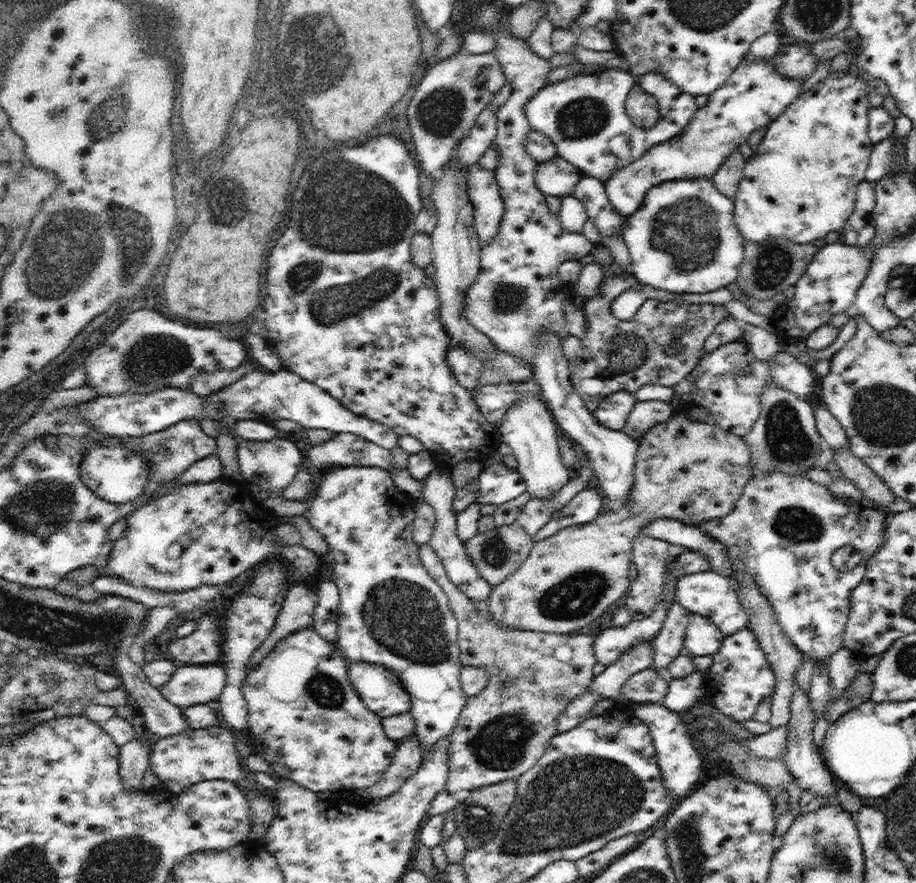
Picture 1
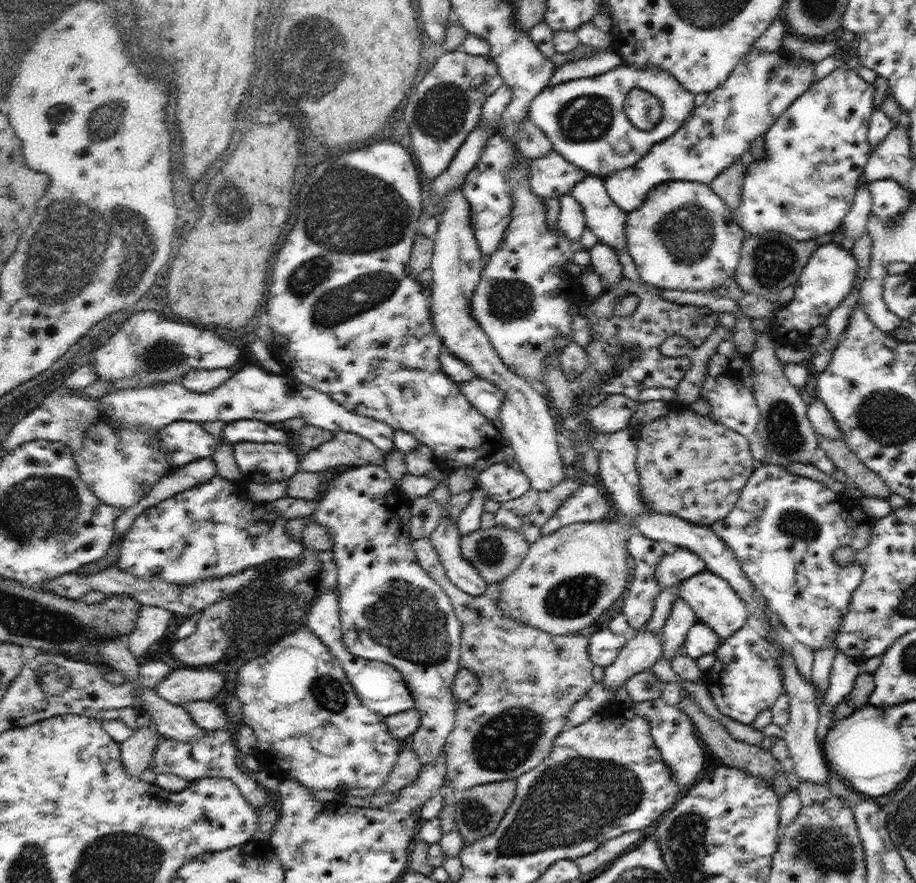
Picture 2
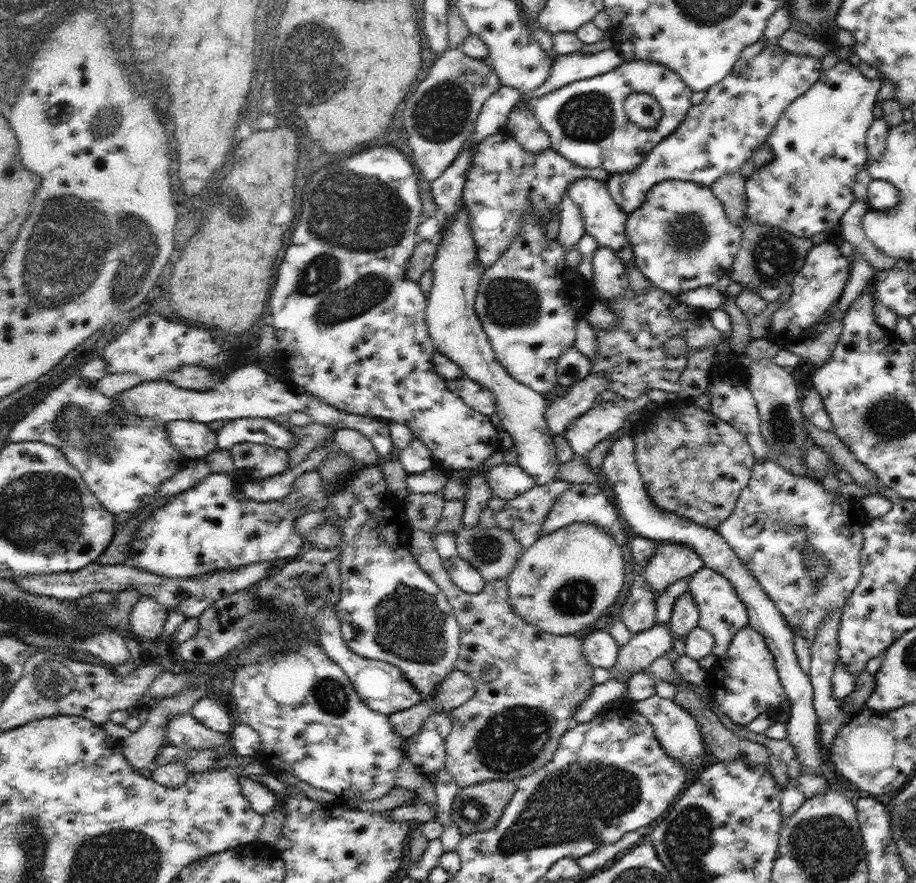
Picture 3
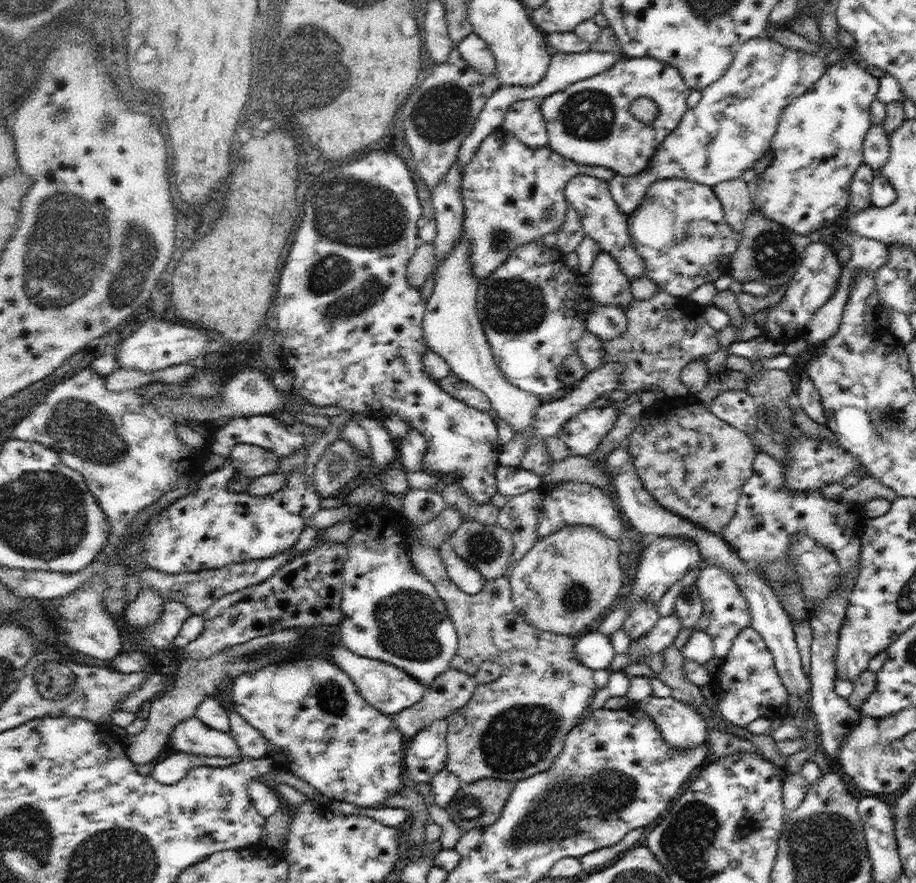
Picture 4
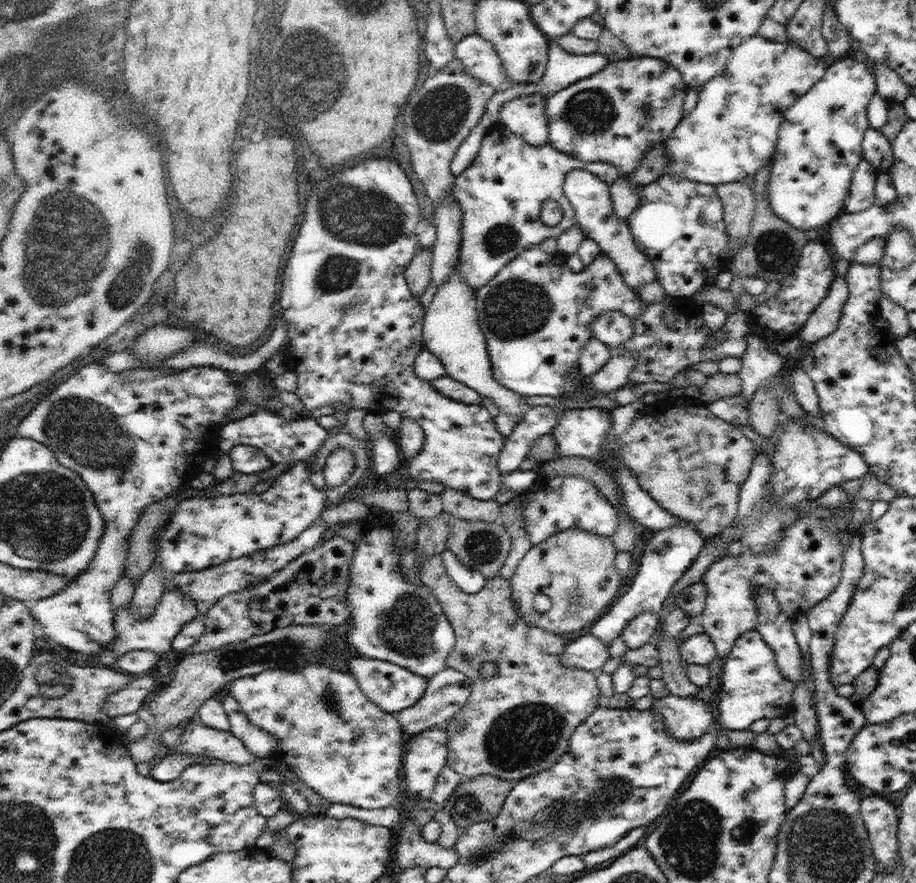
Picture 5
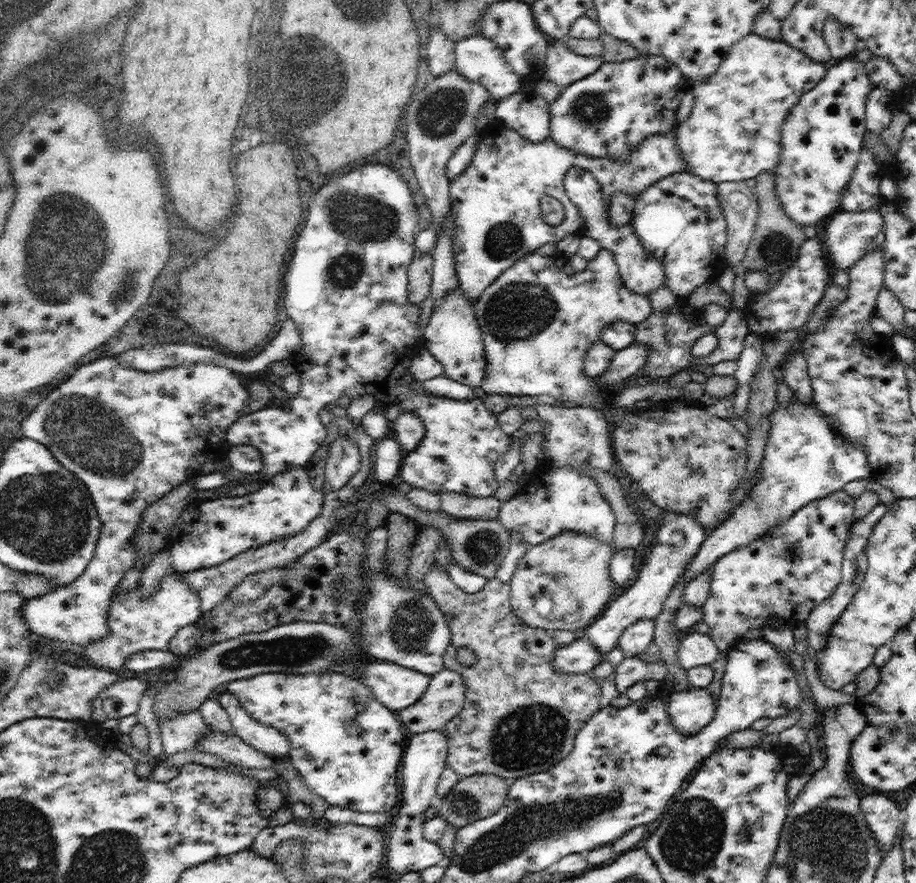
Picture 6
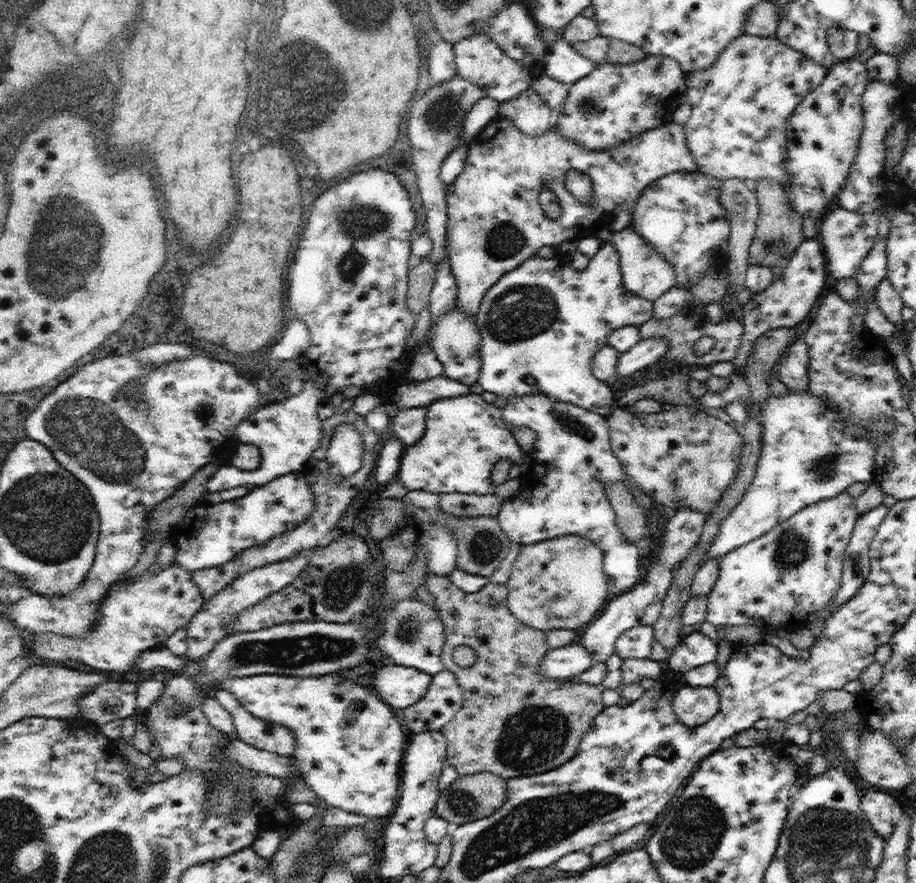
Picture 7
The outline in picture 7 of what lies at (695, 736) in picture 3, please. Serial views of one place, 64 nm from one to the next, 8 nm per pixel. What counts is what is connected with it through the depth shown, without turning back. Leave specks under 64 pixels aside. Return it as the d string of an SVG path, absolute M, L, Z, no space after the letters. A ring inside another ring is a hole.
M683 686L673 696L673 714L689 728L709 722L719 710L719 696L715 688Z

